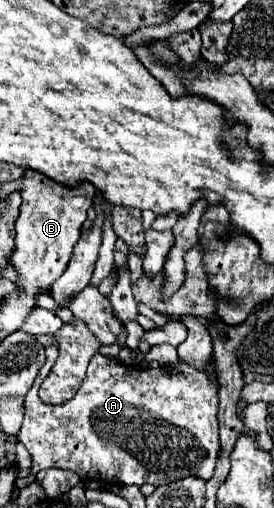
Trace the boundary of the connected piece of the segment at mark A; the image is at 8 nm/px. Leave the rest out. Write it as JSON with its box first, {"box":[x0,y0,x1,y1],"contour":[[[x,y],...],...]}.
{"box":[18,353,220,485],"contour":[[[96,353],[90,359],[88,365],[88,373],[86,379],[82,383],[82,387],[78,389],[78,393],[74,395],[72,401],[68,401],[68,407],[52,407],[46,405],[38,399],[38,387],[40,387],[42,379],[36,377],[32,389],[26,395],[24,401],[24,423],[18,431],[18,441],[24,443],[24,447],[30,451],[32,455],[32,471],[38,473],[42,469],[50,469],[50,467],[58,467],[58,469],[70,469],[74,473],[78,473],[82,479],[86,481],[100,481],[104,479],[104,483],[124,483],[124,485],[142,485],[142,483],[150,483],[150,485],[164,485],[188,475],[196,475],[202,479],[210,479],[214,475],[214,467],[216,467],[216,459],[220,453],[220,441],[218,441],[218,393],[216,393],[216,385],[212,381],[208,381],[208,377],[202,371],[196,371],[192,365],[188,363],[176,363],[176,365],[168,365],[168,367],[158,367],[158,369],[138,369],[136,365],[122,365],[116,359],[110,357],[102,357],[100,353]]]}

